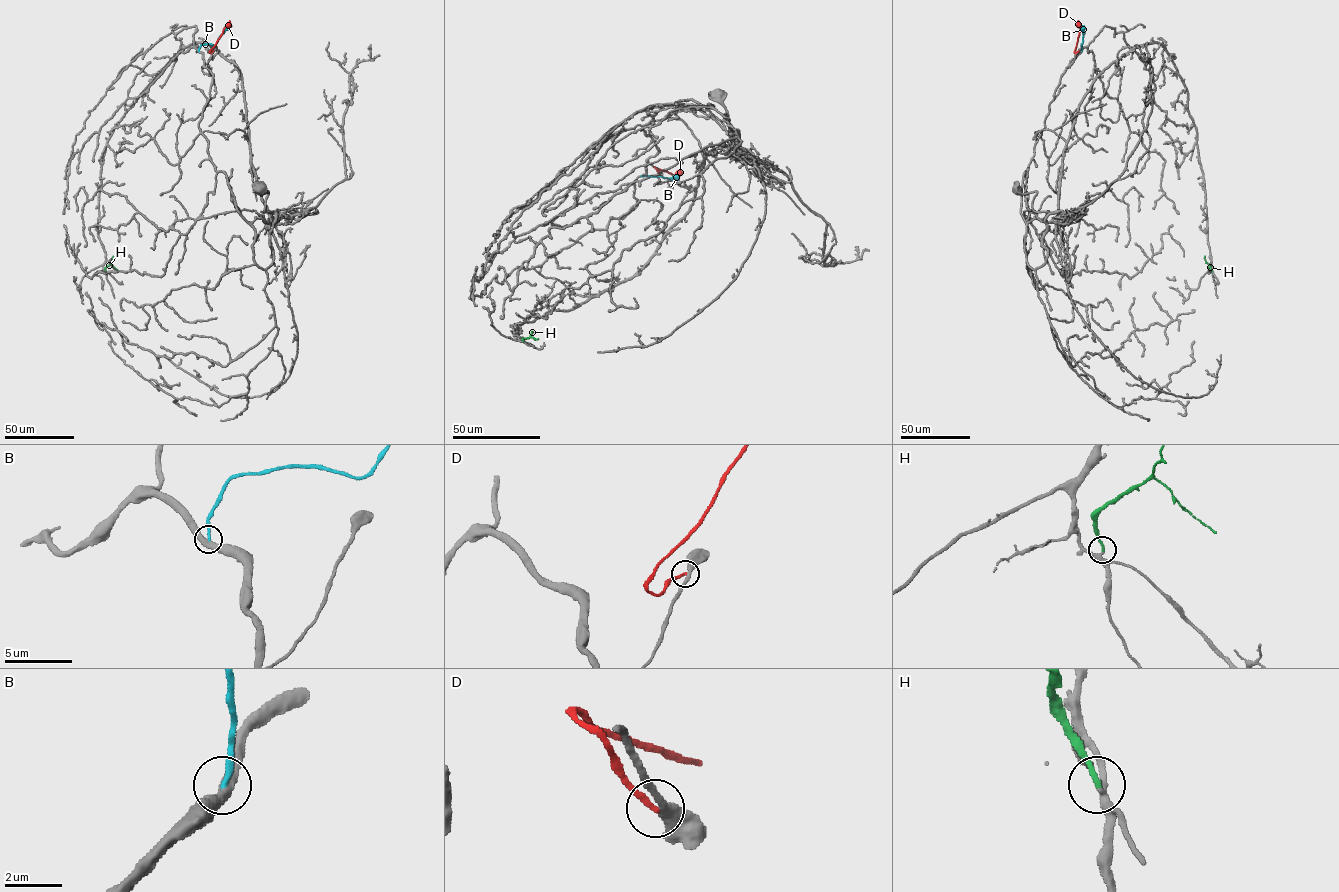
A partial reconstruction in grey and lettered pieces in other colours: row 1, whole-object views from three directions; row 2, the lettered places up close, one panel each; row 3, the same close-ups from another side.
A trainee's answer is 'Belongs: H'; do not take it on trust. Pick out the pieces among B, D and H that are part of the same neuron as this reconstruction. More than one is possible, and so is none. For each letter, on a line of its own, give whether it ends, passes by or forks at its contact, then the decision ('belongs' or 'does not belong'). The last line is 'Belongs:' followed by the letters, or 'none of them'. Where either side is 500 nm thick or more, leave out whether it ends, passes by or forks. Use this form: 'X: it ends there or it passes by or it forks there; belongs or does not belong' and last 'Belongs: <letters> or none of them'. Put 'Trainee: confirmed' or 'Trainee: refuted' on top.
Trainee: confirmed
B: it ends there; does not belong
D: it ends there; does not belong
H: it ends there; belongs
Belongs: H

